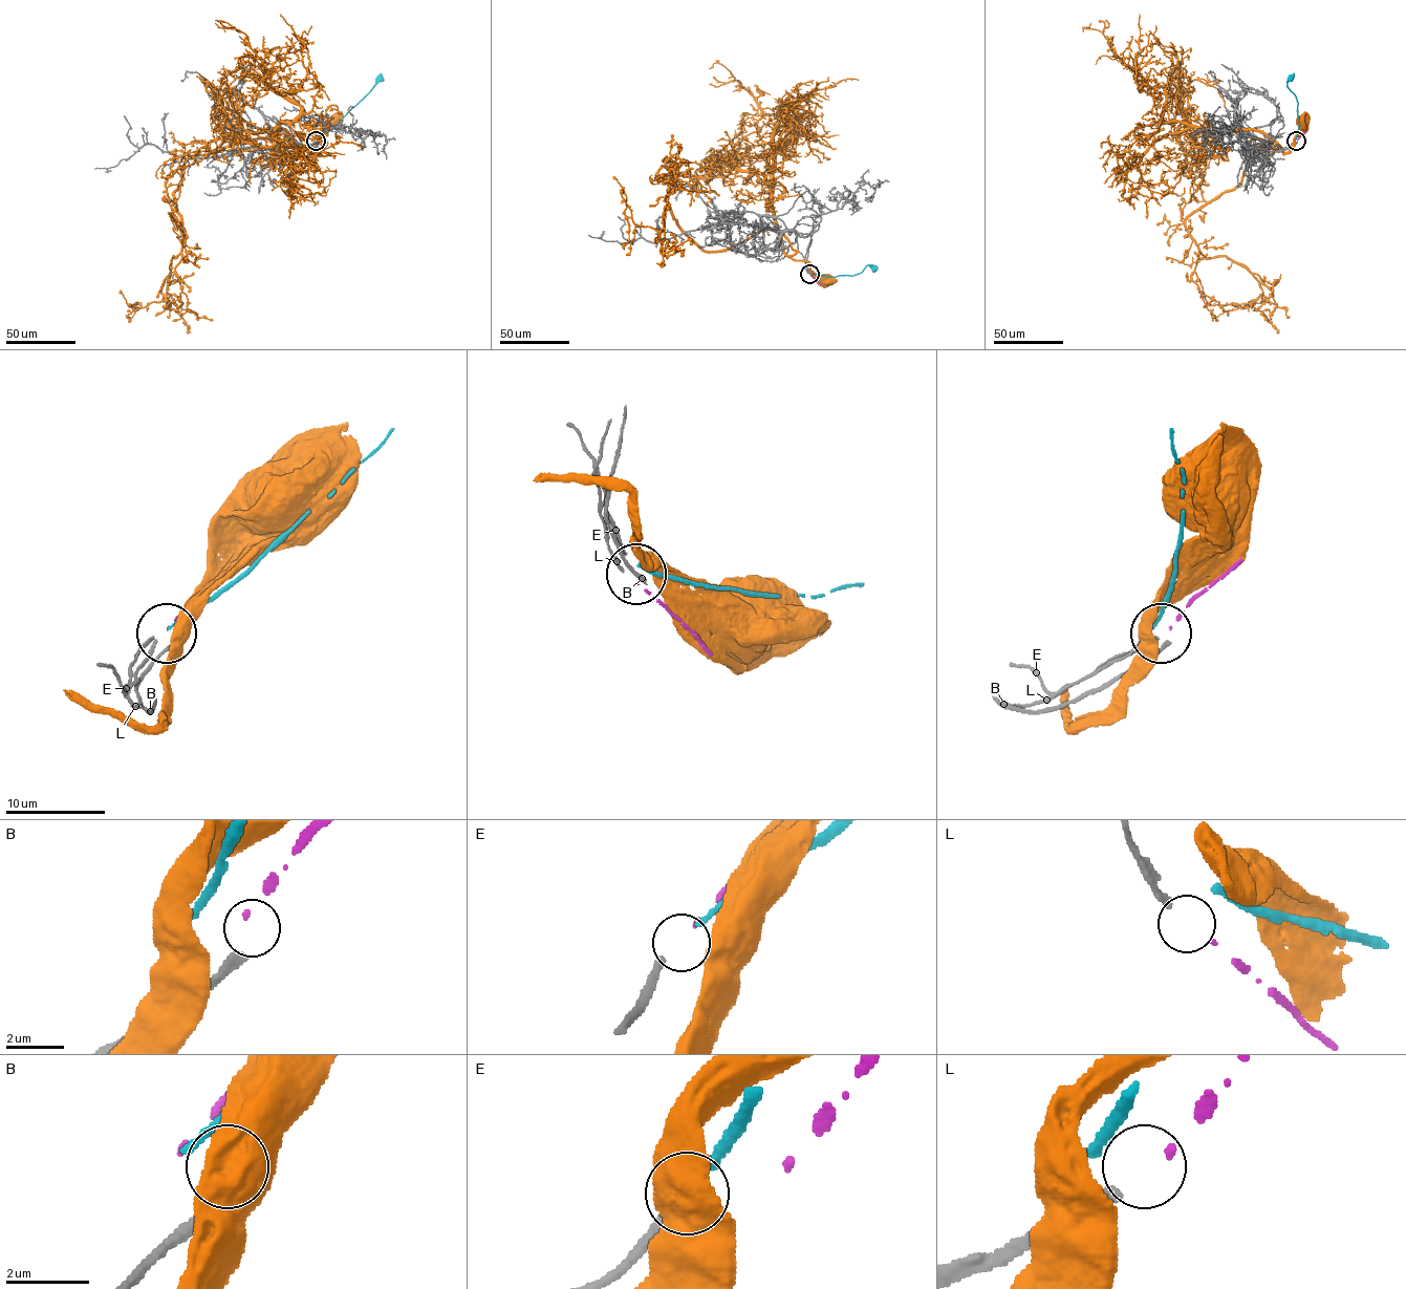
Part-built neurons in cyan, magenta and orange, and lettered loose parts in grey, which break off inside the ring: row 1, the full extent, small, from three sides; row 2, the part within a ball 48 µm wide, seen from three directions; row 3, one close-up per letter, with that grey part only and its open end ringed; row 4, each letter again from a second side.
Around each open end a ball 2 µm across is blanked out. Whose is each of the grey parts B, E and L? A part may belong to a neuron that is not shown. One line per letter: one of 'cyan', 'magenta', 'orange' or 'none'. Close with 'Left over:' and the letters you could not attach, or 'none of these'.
B: none
E: cyan
L: magenta
Left over: B

